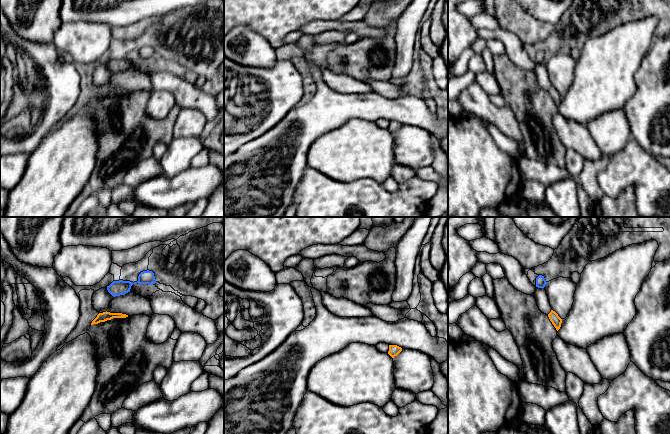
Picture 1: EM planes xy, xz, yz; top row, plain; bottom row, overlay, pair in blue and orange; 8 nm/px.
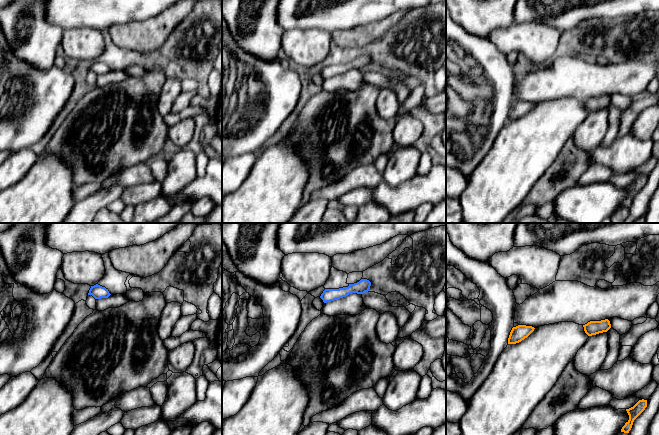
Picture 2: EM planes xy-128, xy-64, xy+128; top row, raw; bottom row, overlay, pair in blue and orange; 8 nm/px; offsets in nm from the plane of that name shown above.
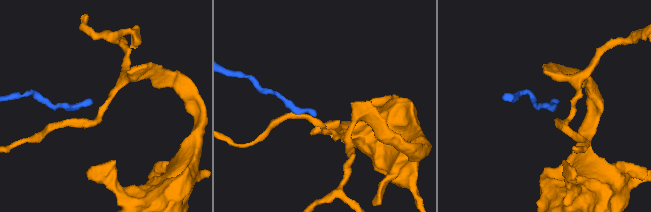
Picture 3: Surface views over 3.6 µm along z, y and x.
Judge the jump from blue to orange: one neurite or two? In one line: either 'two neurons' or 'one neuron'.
two neurons

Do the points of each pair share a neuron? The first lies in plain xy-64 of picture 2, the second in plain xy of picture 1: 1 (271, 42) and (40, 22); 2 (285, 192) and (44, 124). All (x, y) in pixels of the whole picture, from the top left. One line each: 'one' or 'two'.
1: one
2: two

